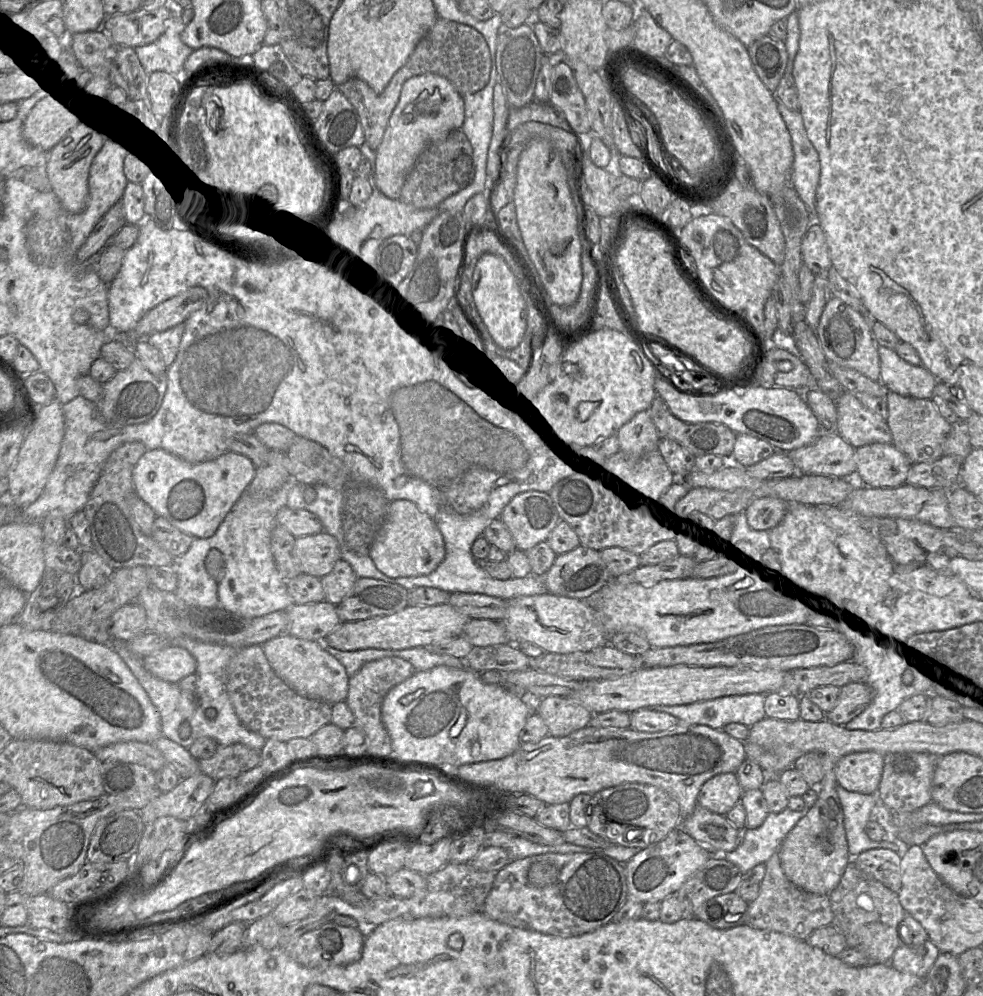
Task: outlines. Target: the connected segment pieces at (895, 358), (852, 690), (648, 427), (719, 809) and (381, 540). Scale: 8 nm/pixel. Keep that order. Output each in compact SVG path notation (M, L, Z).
M878 346L880 382L903 396L931 399L937 379L922 365L904 361L894 349Z
M863 681L852 682L839 689L834 708L825 719L833 724L844 726L864 711L873 698L872 689Z
M650 409L637 413L616 435L622 451L633 456L644 456L658 450L660 434L650 416Z
M721 773L702 785L697 801L705 809L725 816L740 801L742 793L735 773Z
M409 500L390 502L386 518L369 551L376 568L390 578L414 577L433 572L445 558L445 543L434 521Z

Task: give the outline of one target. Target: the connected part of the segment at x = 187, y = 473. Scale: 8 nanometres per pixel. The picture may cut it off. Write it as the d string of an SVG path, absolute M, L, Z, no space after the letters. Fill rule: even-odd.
M147 450L132 471L134 490L158 517L164 517L180 531L194 538L209 538L219 528L226 515L246 492L256 473L252 461L239 453L226 452L201 463L189 463L163 450Z

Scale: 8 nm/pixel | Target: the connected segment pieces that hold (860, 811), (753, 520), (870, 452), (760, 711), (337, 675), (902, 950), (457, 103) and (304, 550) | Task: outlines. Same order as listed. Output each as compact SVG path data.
M836 788L844 815L844 828L848 851L852 858L871 849L889 849L899 852L900 848L887 841L873 841L865 833L865 826L871 819L873 809L879 803L876 794L862 794Z
M756 497L745 510L749 526L754 530L770 530L778 526L789 511L790 503L774 497Z
M873 443L856 448L856 478L864 486L893 488L907 482L911 462L892 443Z
M765 694L731 695L683 705L653 705L650 710L661 711L678 718L681 723L706 725L720 729L730 723L751 727L766 717Z
M283 633L266 641L262 648L276 676L298 695L331 705L346 700L349 689L346 670L334 656L322 648L321 642Z
M930 939L920 946L901 944L889 964L900 972L927 977L939 954L940 950Z
M425 73L408 79L402 86L382 142L376 152L376 187L388 198L398 199L405 180L420 153L430 144L441 141L464 122L464 101L454 85L443 76Z
M324 531L296 538L292 555L301 574L320 579L329 574L341 559L338 541Z

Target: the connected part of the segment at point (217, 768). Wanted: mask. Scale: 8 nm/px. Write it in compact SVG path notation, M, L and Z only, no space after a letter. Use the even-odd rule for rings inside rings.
M243 744L218 745L215 754L198 760L200 771L215 781L226 777L236 777L260 764L261 751Z

